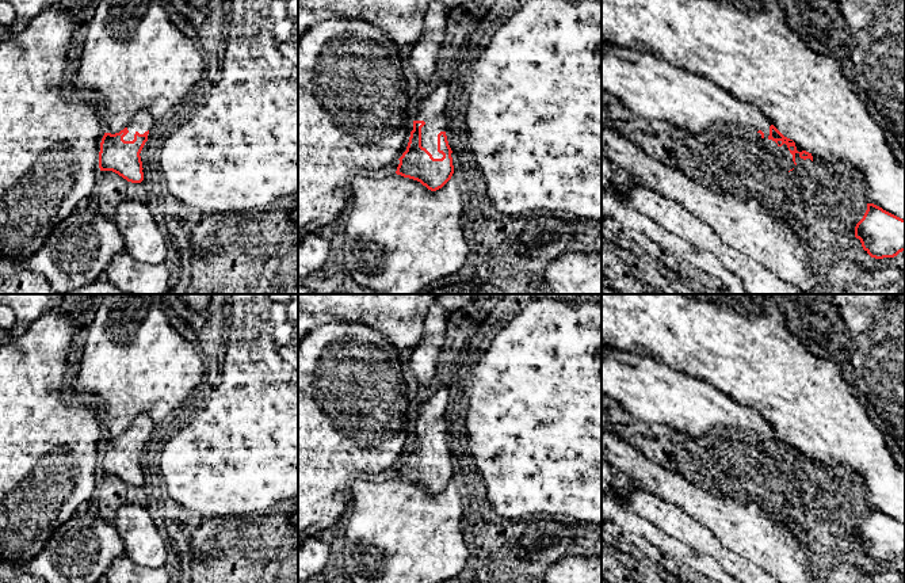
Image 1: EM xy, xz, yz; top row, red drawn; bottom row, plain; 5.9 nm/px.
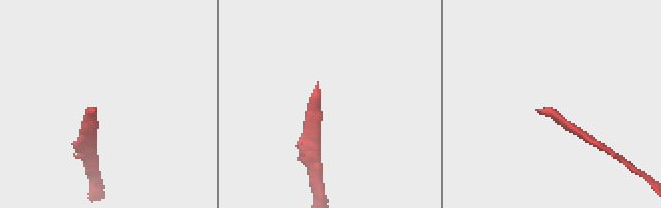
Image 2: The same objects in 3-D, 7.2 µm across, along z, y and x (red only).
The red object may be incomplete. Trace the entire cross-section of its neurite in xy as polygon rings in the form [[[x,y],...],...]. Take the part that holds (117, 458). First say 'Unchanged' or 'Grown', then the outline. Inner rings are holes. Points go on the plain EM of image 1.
Grown. [[[145,414],[134,419],[119,437],[104,437],[100,446],[99,472],[112,475],[131,487],[144,484],[141,454],[148,445],[154,422]]]

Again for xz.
Grown. [[[439,386],[425,403],[415,407],[413,434],[396,475],[431,495],[442,492],[454,477],[452,454],[446,439],[448,399],[448,388]]]

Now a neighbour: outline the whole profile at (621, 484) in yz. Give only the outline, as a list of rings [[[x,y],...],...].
[[[612,470],[610,491],[614,495],[625,496],[629,491],[633,491],[635,488],[642,488],[642,487],[633,479],[625,476],[623,473]]]

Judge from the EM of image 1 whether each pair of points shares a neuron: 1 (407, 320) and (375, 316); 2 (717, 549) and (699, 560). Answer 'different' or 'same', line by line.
1: same
2: different

